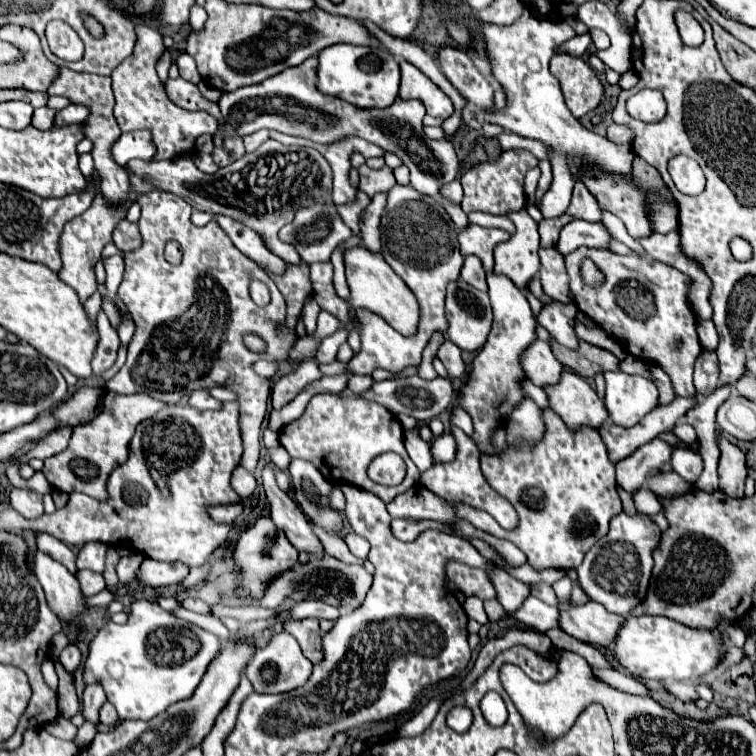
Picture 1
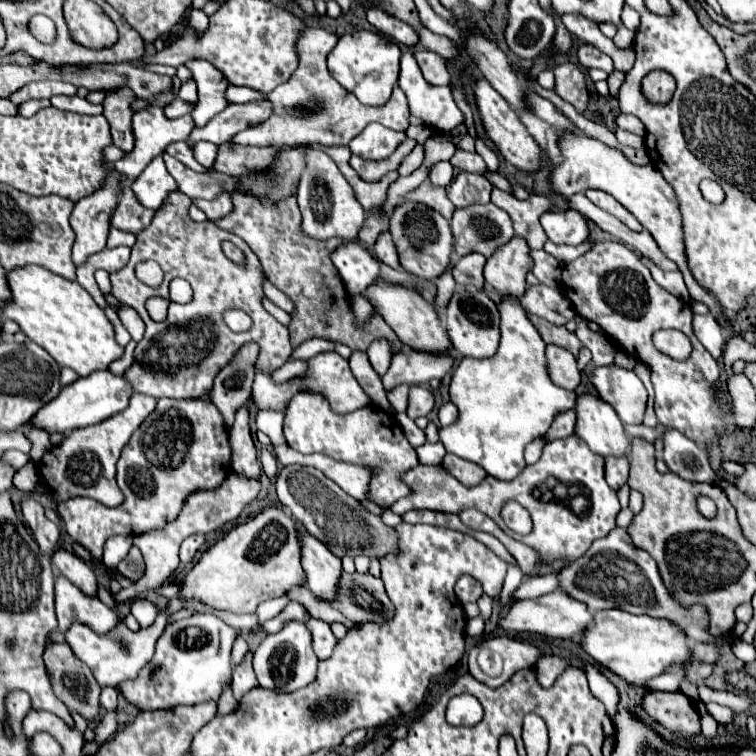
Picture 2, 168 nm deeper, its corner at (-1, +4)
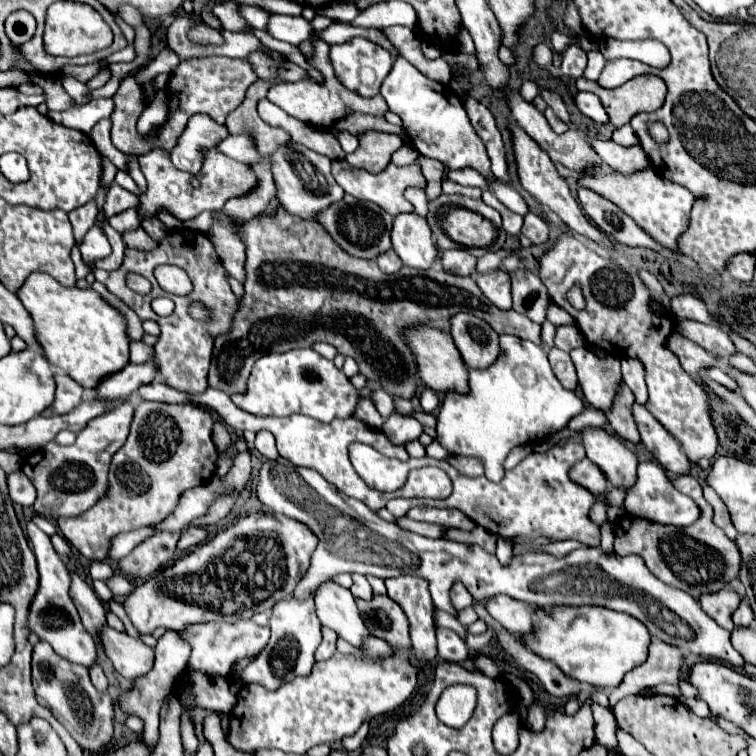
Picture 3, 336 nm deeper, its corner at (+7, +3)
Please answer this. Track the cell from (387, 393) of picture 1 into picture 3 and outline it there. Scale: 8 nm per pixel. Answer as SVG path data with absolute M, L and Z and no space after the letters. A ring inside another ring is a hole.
M392 414L384 426L382 432L388 436L388 440L392 444L404 446L406 442L418 440L422 434L422 424L418 424L418 420L414 420L412 416L402 416L402 414Z

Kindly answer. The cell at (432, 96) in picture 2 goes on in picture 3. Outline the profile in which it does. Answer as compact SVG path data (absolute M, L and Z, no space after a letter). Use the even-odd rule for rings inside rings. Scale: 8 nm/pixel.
M402 56L396 58L390 74L380 88L380 94L384 96L388 108L400 116L410 142L422 156L434 158L450 170L472 168L480 172L480 176L486 180L486 186L490 188L490 184L494 182L494 174L490 172L490 158L486 154L486 146L470 124L470 118L458 94L450 92L448 86L420 74Z

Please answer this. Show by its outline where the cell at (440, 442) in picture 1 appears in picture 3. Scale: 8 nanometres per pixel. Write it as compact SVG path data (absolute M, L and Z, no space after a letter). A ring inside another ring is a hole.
M506 334L500 336L500 348L502 354L494 362L494 368L486 368L486 372L470 370L470 394L446 394L436 426L438 442L450 454L480 458L490 482L502 480L502 462L514 446L560 432L574 416L584 412L584 400L558 382L544 348ZM518 366L528 366L532 374L518 378L518 374L514 374Z

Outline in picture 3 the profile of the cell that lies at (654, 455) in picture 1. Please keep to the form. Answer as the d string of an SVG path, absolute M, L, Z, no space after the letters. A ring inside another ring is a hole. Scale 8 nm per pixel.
M588 458L580 460L570 468L570 480L586 490L590 490L594 496L602 494L606 488L606 480L602 480L602 472L598 472L598 466L594 466Z

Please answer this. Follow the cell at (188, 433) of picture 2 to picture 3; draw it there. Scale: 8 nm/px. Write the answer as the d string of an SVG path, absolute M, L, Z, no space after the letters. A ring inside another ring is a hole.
M140 402L134 410L134 420L130 424L130 436L126 444L114 454L108 476L106 494L82 516L76 518L58 518L58 528L64 538L78 548L82 556L88 560L100 560L100 546L108 546L108 542L120 534L130 532L140 526L156 526L164 518L168 518L184 490L192 486L206 484L216 470L216 446L210 438L212 434L212 414L204 408L198 408L190 402L186 404L162 404L162 402Z

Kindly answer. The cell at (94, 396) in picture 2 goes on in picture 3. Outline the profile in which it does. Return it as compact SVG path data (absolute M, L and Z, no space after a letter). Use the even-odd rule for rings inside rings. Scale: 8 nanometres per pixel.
M154 360L144 364L128 364L122 372L116 372L114 376L108 376L102 380L102 384L96 388L98 398L102 400L126 400L130 398L140 386L150 384L158 374L158 364Z

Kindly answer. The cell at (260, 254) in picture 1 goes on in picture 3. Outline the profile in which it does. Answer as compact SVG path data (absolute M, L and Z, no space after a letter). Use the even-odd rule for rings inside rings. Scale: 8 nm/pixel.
M218 148L208 150L204 166L202 166L200 174L196 176L200 182L200 188L194 188L190 184L190 180L192 180L190 174L176 170L170 162L170 156L166 156L166 152L162 152L162 150L154 150L146 156L140 156L138 164L140 164L142 174L148 180L148 190L144 196L140 196L138 220L158 218L158 214L162 210L166 210L180 222L186 222L186 220L194 218L198 212L220 210L230 198L234 198L234 194L248 194L248 192L252 192L252 182L258 182L258 176L254 174L250 164L236 162L236 160L228 158L226 154L222 154Z

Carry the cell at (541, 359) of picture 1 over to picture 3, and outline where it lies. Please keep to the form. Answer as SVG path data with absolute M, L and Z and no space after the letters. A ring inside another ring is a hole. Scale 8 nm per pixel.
M550 348L548 350L548 360L550 360L552 370L554 370L556 378L560 380L560 384L566 390L576 390L578 378L576 378L576 370L574 370L574 364L572 364L568 352L562 352L558 348Z

